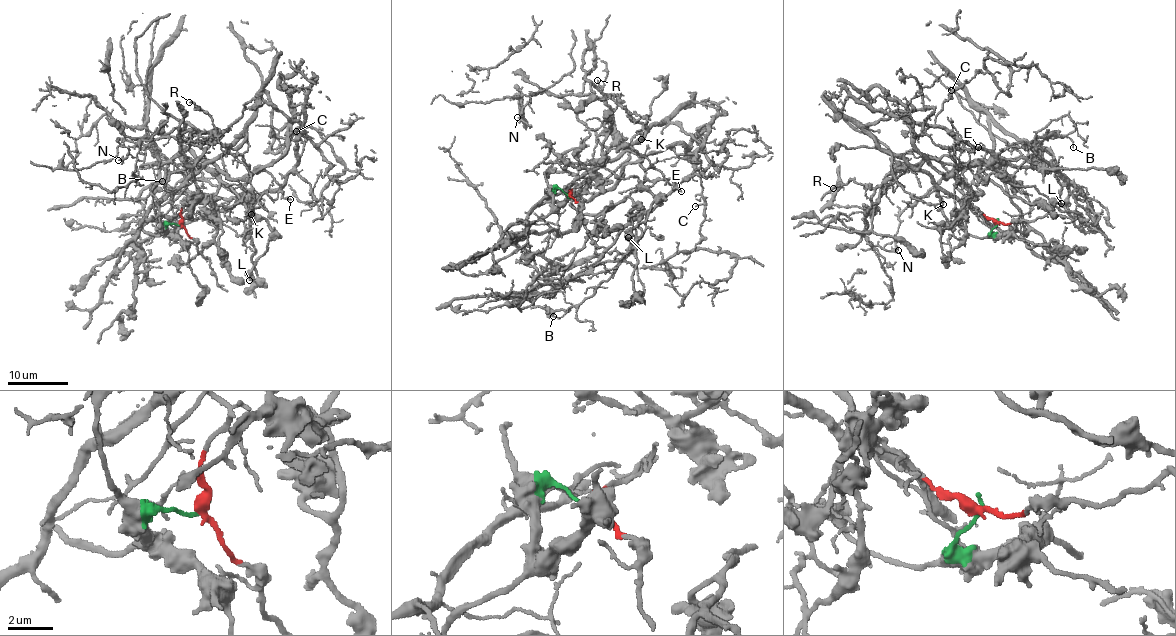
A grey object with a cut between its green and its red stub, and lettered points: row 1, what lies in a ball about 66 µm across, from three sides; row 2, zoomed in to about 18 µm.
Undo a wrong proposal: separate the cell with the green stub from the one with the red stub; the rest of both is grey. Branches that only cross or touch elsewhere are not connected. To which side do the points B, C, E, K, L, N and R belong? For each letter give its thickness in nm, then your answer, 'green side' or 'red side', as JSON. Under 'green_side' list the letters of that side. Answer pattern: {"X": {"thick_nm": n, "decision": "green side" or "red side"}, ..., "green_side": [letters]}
{"B": {"thick_nm": 100, "decision": "green side"}, "C": {"thick_nm": 110, "decision": "green side"}, "E": {"thick_nm": 120, "decision": "red side"}, "K": {"thick_nm": 160, "decision": "red side"}, "L": {"thick_nm": 550, "decision": "green side"}, "N": {"thick_nm": 140, "decision": "red side"}, "R": {"thick_nm": 140, "decision": "red side"}, "green_side": ["B", "C", "L"]}

